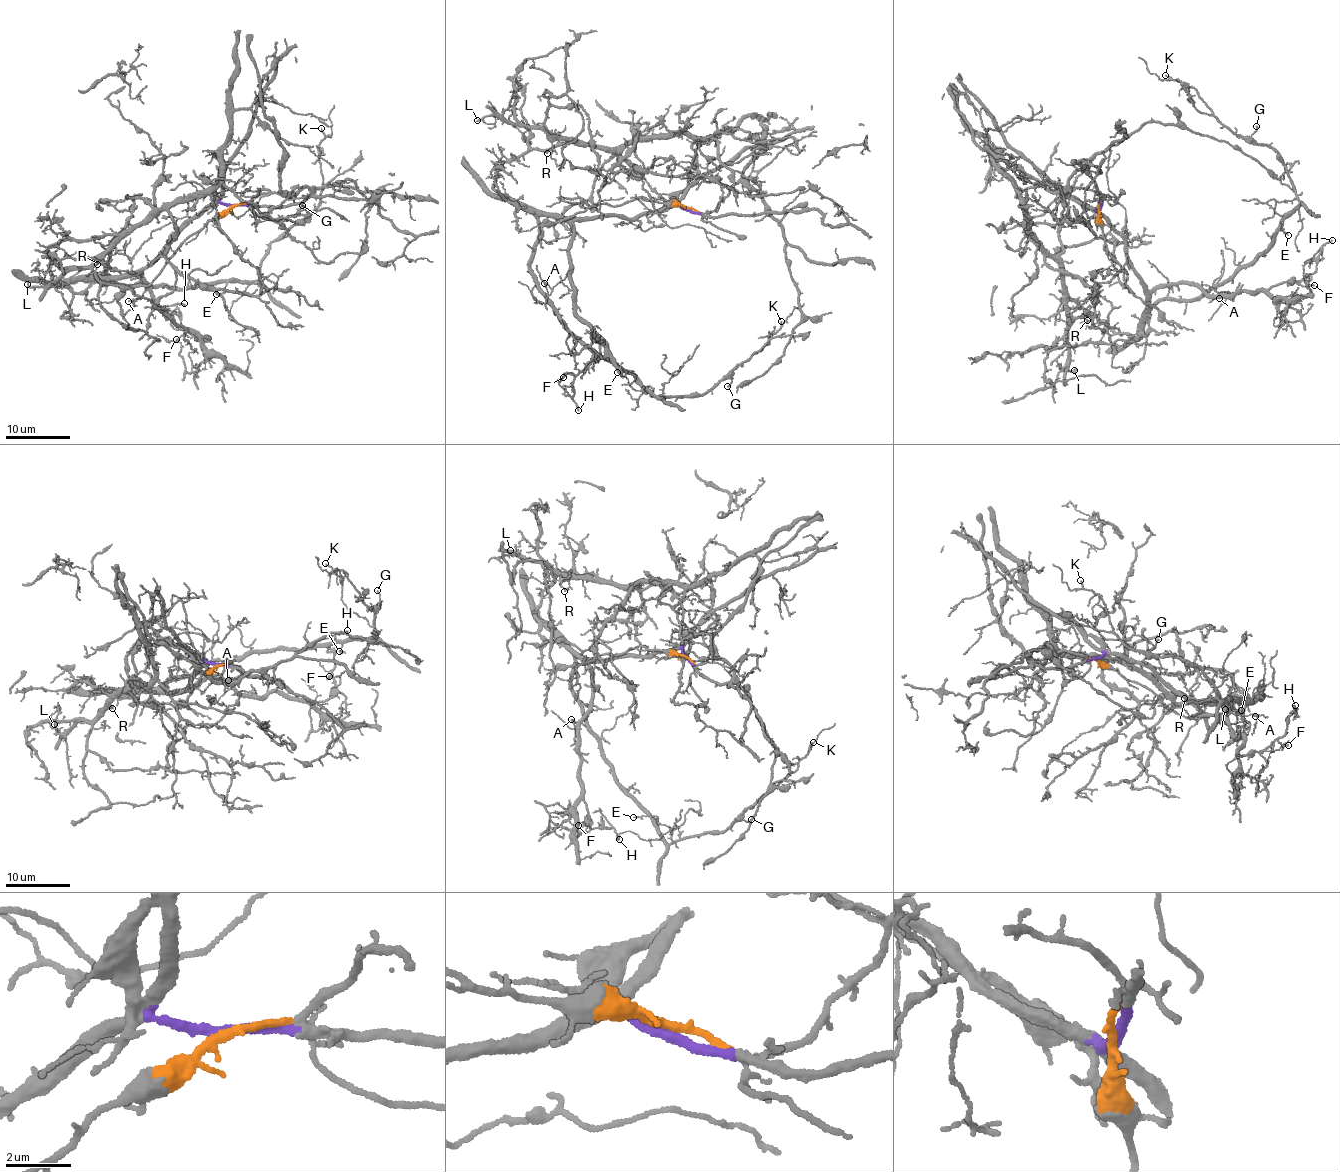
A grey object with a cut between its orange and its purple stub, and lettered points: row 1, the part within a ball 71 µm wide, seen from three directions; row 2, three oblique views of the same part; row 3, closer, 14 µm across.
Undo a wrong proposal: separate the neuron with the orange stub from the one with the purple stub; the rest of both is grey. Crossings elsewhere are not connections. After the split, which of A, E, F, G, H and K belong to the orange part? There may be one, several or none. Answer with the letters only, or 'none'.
none

